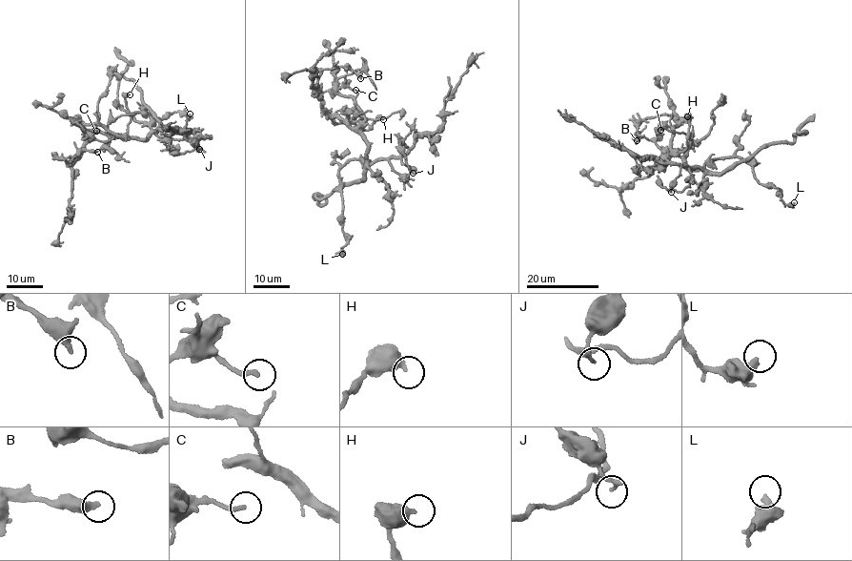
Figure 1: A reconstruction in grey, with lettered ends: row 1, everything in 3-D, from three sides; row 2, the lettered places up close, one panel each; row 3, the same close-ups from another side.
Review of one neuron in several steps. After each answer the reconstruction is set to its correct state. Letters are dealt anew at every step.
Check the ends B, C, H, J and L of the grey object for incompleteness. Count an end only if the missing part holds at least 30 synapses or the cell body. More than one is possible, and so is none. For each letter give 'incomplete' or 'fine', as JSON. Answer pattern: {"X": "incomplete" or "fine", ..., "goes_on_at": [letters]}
{"B": "fine", "C": "fine", "H": "fine", "J": "fine", "L": "fine", "goes_on_at": []}

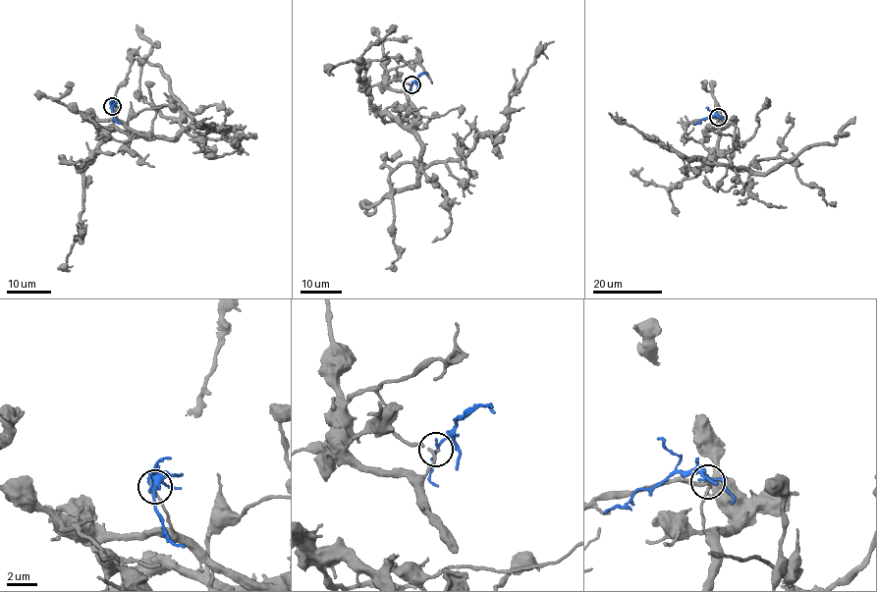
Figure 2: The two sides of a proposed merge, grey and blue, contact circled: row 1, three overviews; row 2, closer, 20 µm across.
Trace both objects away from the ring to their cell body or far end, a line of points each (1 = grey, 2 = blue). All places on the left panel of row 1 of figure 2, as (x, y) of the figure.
1: (112, 106), (118, 119), (150, 139), (172, 139), (189, 126), (225, 128), (207, 130), (201, 127), (204, 119)
2: (112, 105), (116, 122), (121, 124)

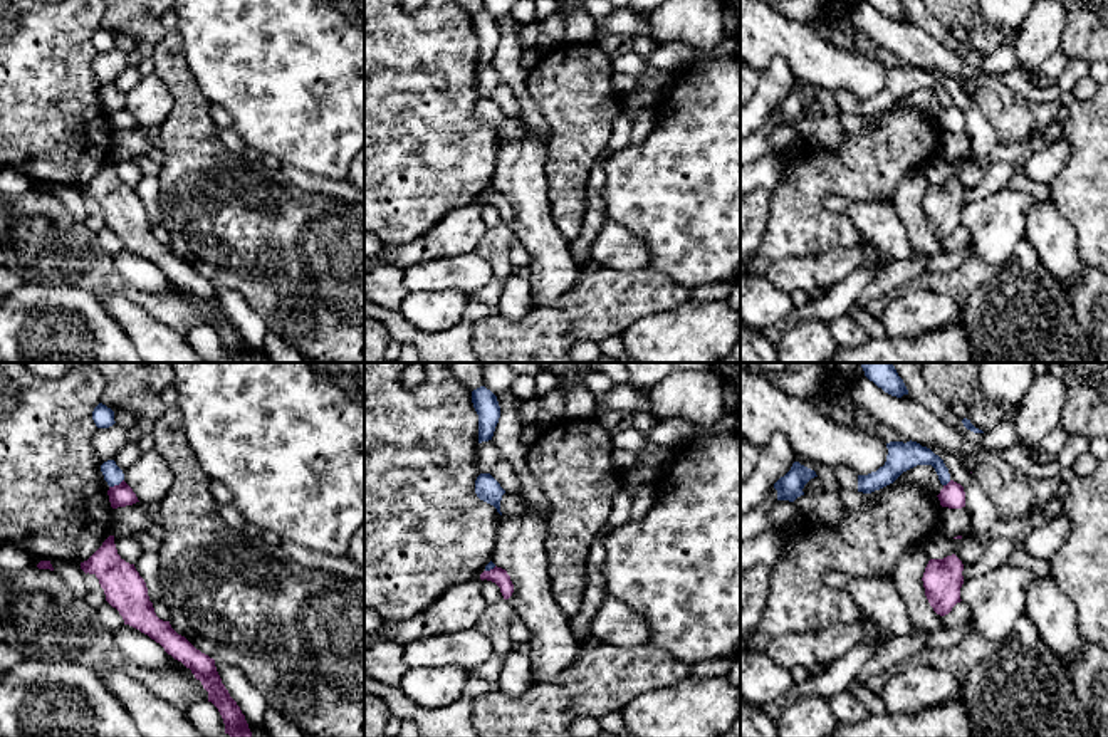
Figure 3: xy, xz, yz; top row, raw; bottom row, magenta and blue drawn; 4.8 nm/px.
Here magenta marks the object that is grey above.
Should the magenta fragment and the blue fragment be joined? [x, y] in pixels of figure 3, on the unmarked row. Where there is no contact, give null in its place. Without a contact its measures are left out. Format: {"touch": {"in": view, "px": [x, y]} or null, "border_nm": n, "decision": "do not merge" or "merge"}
{"touch": {"in": "xy", "px": [116, 109]}, "border_nm": 80, "decision": "do not merge"}

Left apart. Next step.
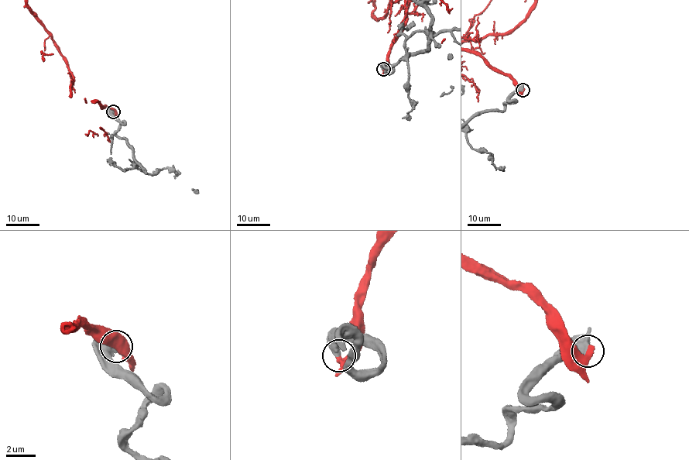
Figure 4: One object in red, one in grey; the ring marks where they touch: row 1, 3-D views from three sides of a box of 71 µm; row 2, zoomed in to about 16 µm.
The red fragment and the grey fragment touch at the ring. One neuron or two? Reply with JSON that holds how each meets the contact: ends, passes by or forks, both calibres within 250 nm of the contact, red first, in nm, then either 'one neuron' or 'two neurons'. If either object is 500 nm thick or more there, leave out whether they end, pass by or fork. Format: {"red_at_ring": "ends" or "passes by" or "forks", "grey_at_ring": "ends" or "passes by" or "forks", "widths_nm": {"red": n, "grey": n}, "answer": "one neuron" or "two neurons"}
{"widths_nm": {"red": 460, "grey": 650}, "answer": "one neuron"}

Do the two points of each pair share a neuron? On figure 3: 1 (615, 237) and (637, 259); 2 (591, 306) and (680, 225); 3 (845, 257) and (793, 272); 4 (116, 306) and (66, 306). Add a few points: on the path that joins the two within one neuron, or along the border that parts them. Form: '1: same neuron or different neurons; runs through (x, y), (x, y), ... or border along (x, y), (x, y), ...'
1: same neuron; runs through (620, 242), (632, 254)
2: different neurons; border along (650, 267), (667, 274), (684, 289)
3: same neuron; runs through (831, 266), (825, 271), (806, 272)
4: different neurons; border along (99, 297), (104, 309), (128, 336)

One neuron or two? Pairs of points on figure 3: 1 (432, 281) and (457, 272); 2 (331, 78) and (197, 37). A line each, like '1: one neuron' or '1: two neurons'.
1: one neuron
2: one neuron

